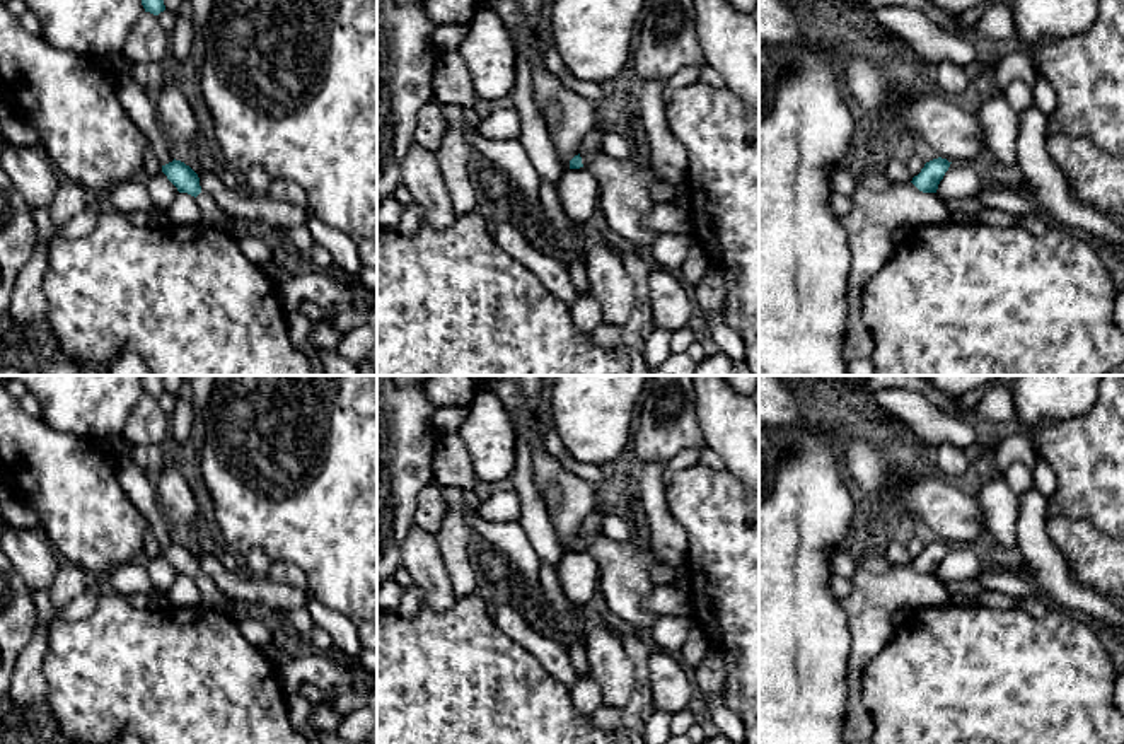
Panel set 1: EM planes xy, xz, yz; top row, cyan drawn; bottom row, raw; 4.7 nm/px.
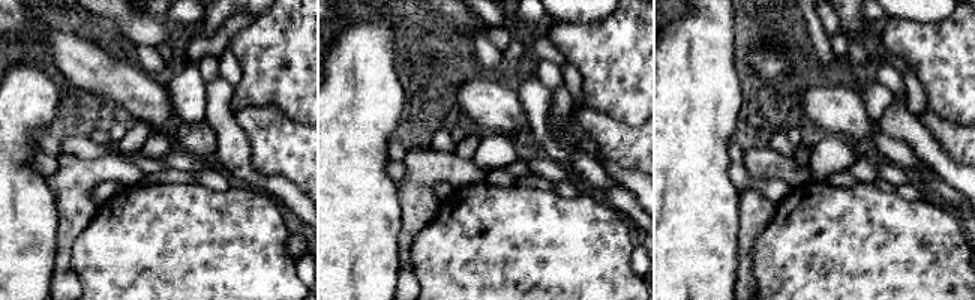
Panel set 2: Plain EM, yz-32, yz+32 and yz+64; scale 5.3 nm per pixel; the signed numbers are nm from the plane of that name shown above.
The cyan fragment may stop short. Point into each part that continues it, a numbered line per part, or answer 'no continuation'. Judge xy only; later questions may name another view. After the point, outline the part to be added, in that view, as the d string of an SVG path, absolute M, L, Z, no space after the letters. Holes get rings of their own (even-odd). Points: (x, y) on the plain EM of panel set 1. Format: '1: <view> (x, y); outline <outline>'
no continuation

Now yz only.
no continuation

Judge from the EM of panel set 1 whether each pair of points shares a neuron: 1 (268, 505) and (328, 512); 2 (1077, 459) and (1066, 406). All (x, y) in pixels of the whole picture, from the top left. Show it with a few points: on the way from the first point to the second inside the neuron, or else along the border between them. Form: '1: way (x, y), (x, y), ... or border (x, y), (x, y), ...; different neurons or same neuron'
1: way (283, 505), (312, 505); same neuron
2: border (1099, 393), (1097, 400), (1083, 413), (1060, 422); different neurons

